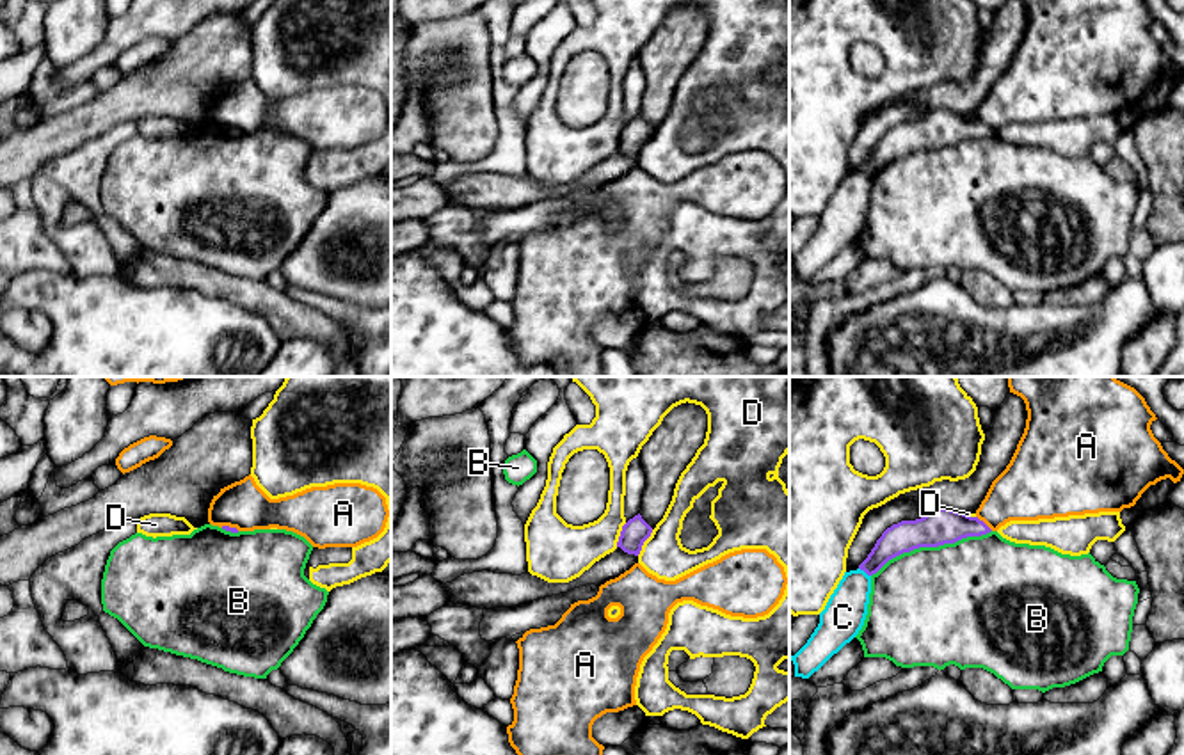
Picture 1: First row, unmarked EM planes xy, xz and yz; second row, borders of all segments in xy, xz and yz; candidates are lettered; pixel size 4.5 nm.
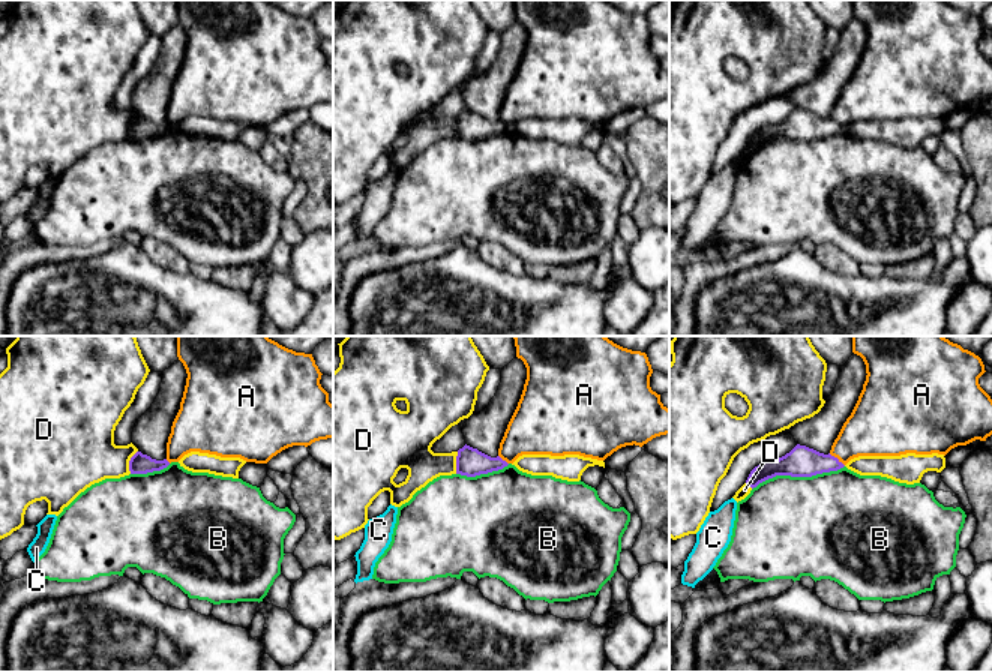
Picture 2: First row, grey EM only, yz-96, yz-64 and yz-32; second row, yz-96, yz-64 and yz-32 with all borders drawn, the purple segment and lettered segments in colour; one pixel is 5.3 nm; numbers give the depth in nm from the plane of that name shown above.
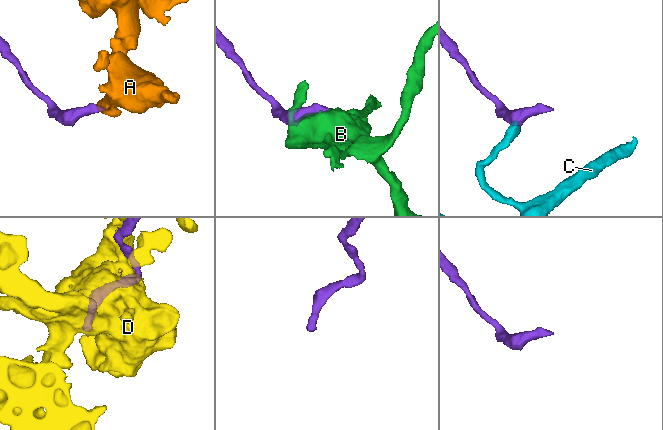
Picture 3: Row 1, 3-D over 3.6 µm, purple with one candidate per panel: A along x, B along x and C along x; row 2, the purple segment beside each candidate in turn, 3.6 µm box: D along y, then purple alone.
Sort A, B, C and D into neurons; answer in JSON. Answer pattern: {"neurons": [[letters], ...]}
{"neurons": [["A"], ["B"], ["C"], ["D"]]}

